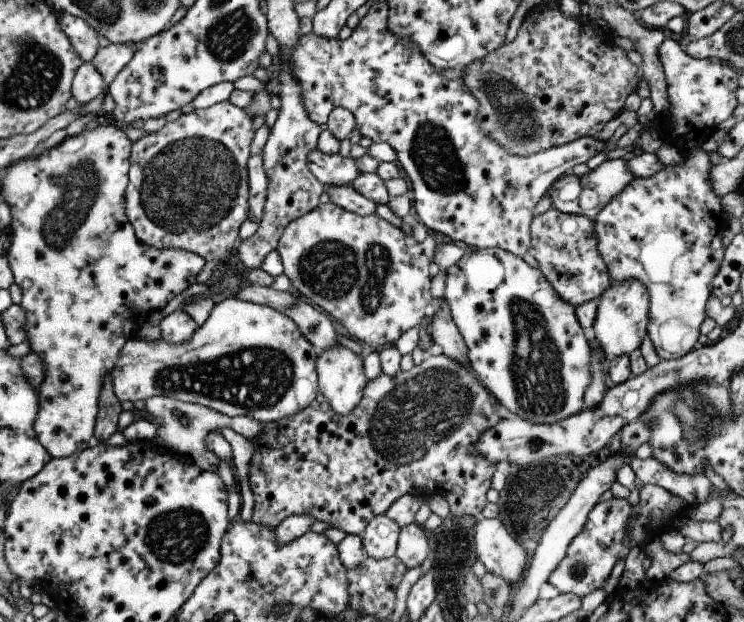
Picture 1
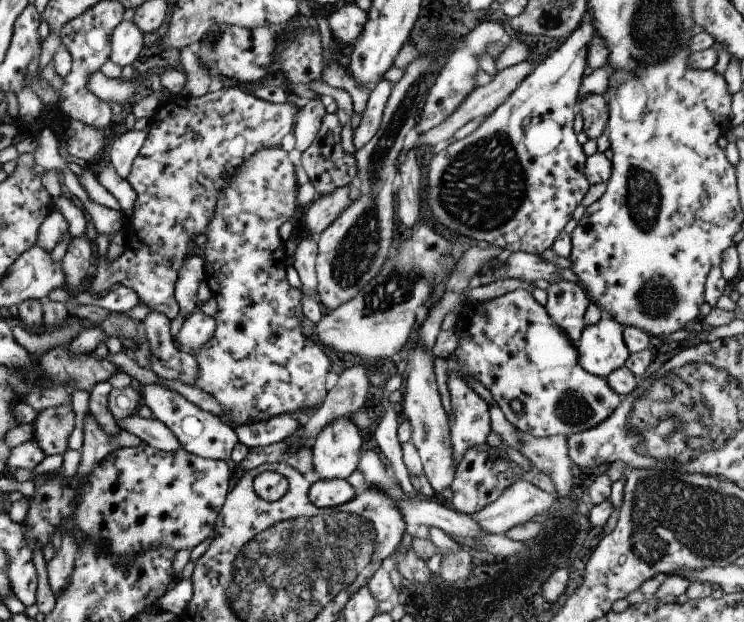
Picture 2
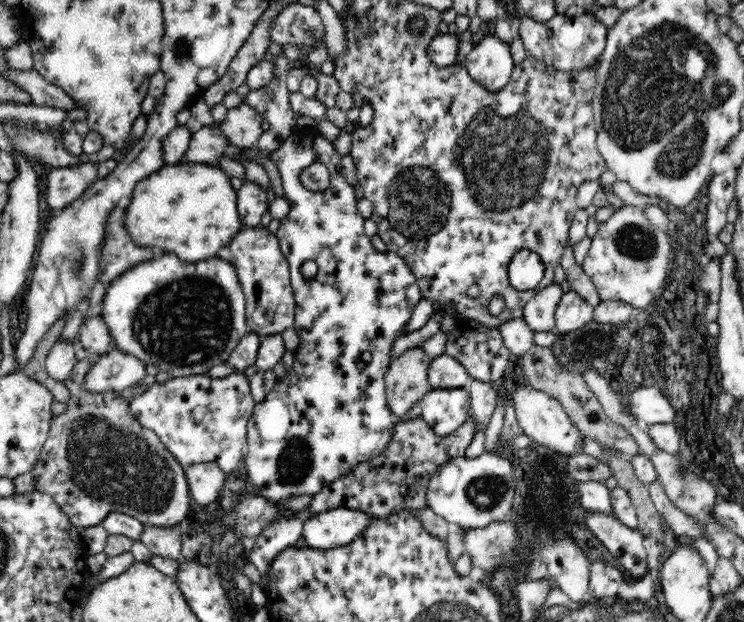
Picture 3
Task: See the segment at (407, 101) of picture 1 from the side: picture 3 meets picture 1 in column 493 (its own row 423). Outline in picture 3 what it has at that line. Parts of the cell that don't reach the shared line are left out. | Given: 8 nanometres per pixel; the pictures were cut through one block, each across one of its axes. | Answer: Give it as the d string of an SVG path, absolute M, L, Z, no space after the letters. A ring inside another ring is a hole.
M244 371L230 373L224 378L210 379L202 375L173 378L164 384L150 386L142 395L130 402L132 415L160 437L160 441L182 466L216 462L227 475L237 470L247 447L247 424L251 420L256 401L250 391L250 379Z

